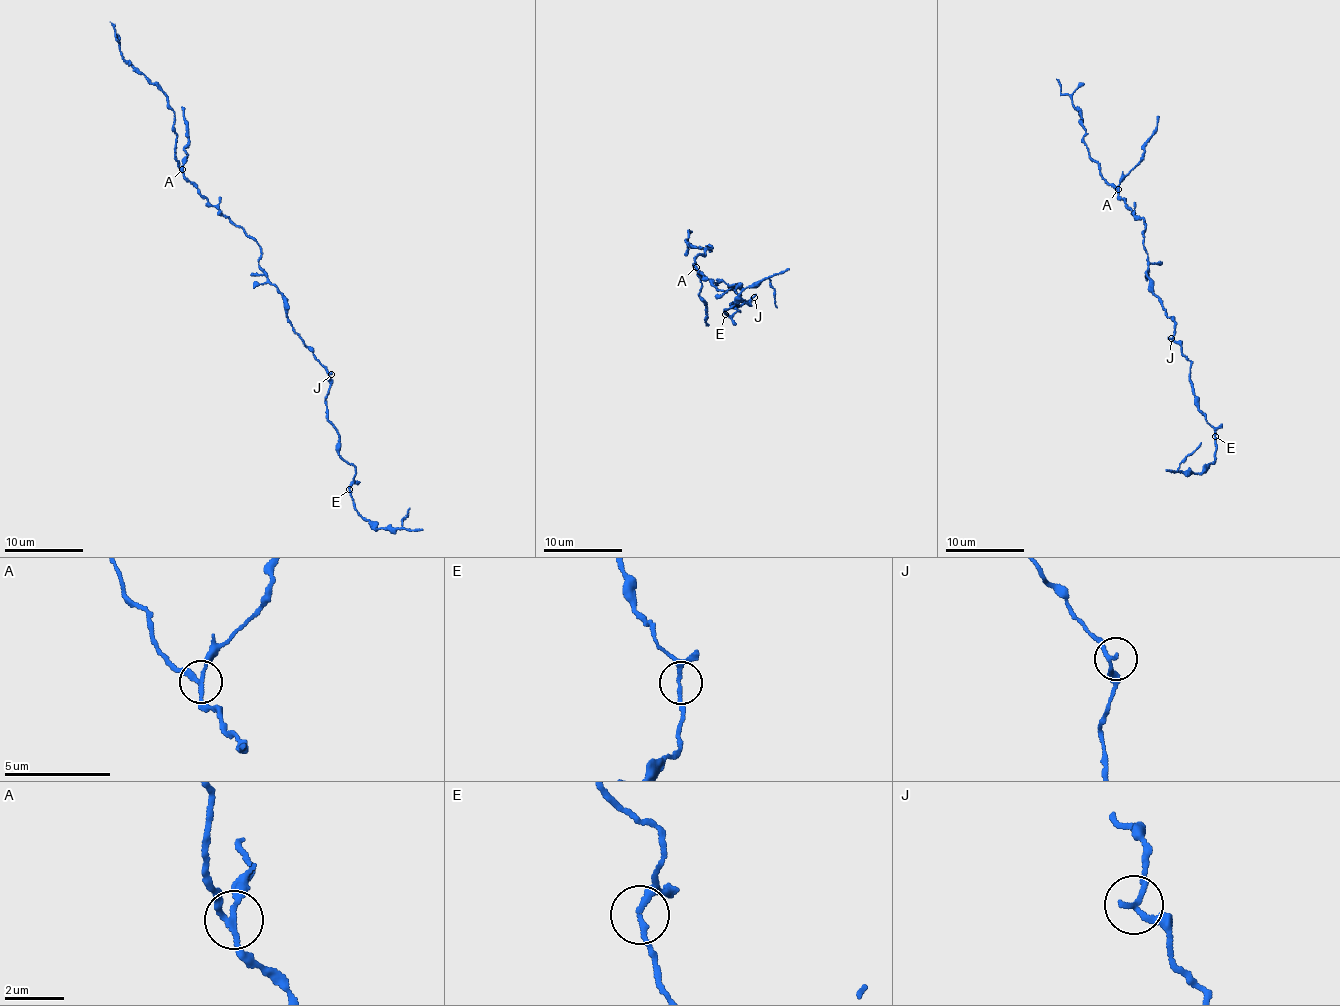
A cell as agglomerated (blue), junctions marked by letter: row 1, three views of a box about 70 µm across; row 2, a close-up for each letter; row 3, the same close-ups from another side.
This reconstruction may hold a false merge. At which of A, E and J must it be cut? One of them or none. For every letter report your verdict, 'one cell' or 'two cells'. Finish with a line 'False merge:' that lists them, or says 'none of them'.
A: two cells
E: one cell
J: one cell
False merge: A

